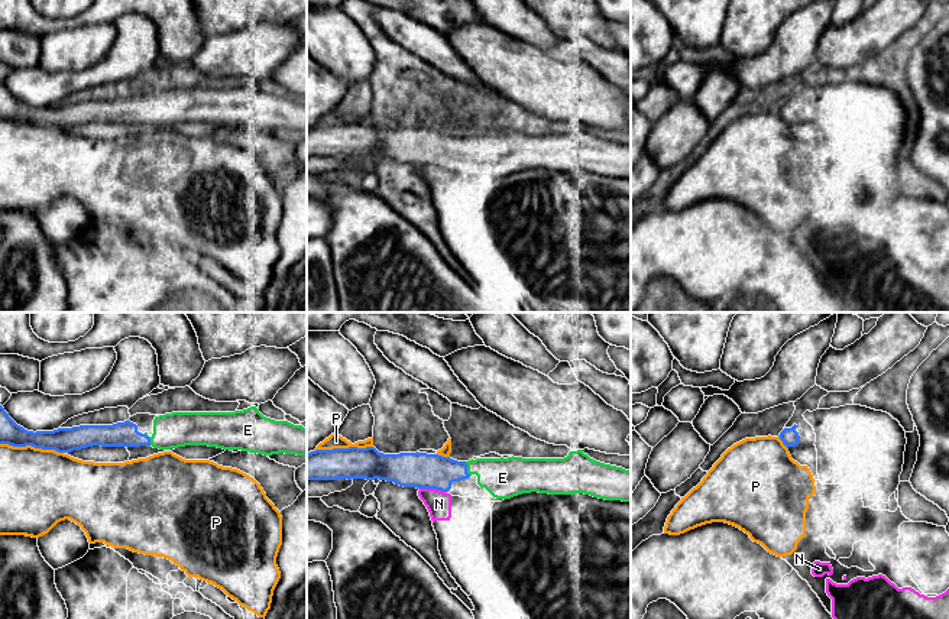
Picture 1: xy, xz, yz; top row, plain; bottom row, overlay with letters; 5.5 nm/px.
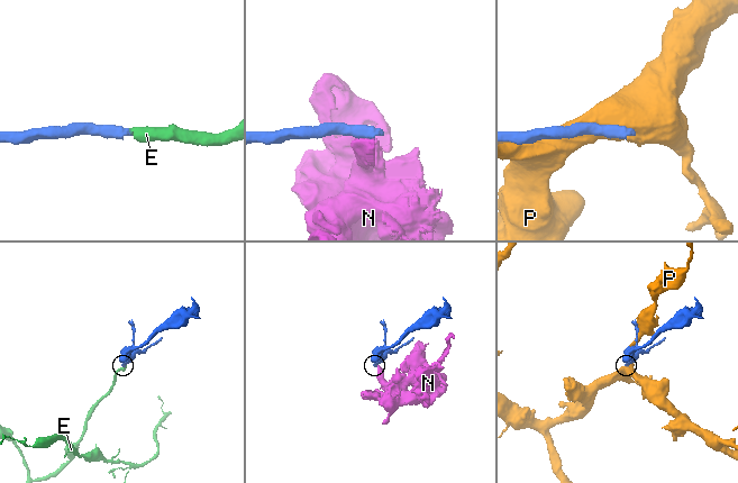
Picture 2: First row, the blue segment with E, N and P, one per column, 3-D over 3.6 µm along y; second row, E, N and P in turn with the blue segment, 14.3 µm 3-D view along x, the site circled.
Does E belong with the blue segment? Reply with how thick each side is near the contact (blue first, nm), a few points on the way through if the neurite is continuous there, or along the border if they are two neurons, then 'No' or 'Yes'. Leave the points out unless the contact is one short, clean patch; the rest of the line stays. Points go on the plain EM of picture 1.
Thickness 200 nm (blue) against 220 nm. Path across: xz (421, 146), (466, 145), (486, 145), (502, 154). Yes

